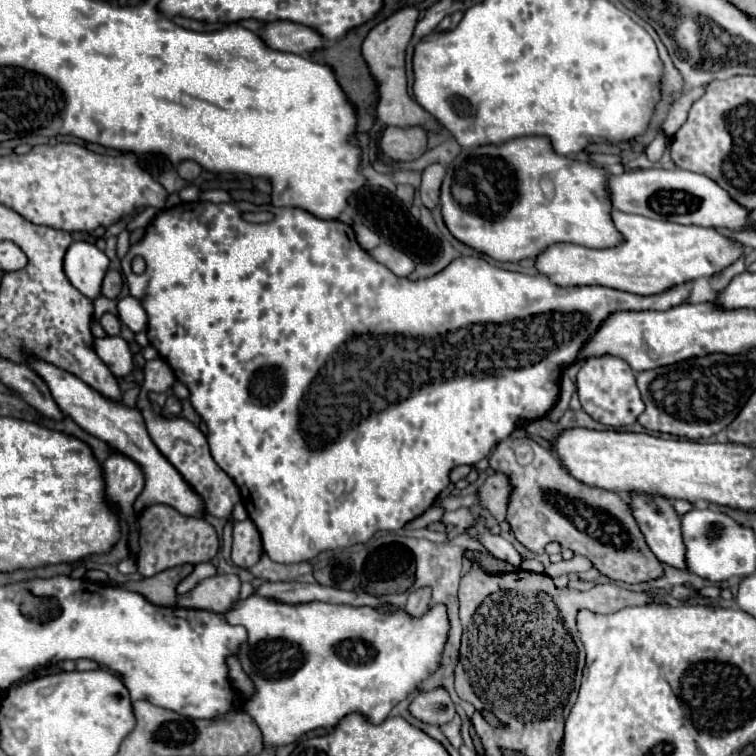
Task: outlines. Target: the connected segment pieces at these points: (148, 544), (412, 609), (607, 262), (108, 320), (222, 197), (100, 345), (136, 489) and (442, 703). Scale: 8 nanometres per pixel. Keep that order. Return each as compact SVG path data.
M153 505L147 507L139 519L141 535L139 535L139 559L137 569L143 577L153 577L165 569L177 567L181 563L203 563L211 561L217 555L219 541L215 529L203 517L185 517L169 505Z
M419 587L409 593L409 601L407 601L405 609L407 609L407 613L419 617L427 611L429 603L431 603L431 587Z
M613 209L613 221L615 221L615 227L623 233L625 243L621 243L613 249L587 249L587 247L579 247L573 243L551 245L545 253L541 253L537 257L537 265L535 265L537 271L547 275L551 281L555 281L557 285L563 285L563 287L603 285L603 287L611 287L611 289L629 291L635 295L657 295L675 285L683 285L683 283L699 279L699 277L713 277L745 255L745 247L741 243L719 233L717 229L705 229L705 227L697 227L697 225L675 225L669 221L655 221L655 219L649 219L643 215L619 213L617 209Z
M105 313L99 323L107 331L107 335L119 335L119 331L121 331L121 323L119 323L117 315L113 315L113 313Z
M223 189L207 191L207 193L203 193L203 195L201 195L201 199L203 199L203 201L211 201L211 203L227 203L227 201L231 201L229 193L227 193L227 191L223 191Z
M123 337L93 339L93 349L115 377L125 377L131 373L133 369L131 351Z
M115 451L103 463L103 477L105 477L107 499L119 507L123 521L131 519L133 503L145 487L145 477L141 467L127 455Z
M435 689L429 693L421 693L409 705L413 717L425 723L445 725L455 717L455 705L445 689Z

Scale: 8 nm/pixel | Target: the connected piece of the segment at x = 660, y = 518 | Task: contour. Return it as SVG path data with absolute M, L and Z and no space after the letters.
M629 493L627 503L631 507L631 515L637 521L645 543L649 545L649 549L653 551L653 555L663 561L669 563L677 569L685 569L685 549L683 549L683 539L681 539L681 517L677 515L673 501L657 495L657 493Z

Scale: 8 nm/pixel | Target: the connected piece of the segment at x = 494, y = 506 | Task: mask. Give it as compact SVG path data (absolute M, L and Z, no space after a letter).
M491 473L485 485L479 487L479 497L481 497L479 503L491 511L491 515L501 523L503 531L509 531L505 523L509 495L511 495L511 483L505 473Z

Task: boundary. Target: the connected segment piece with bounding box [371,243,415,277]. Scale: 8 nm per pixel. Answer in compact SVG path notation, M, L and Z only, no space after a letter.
M379 245L371 251L371 257L379 263L383 263L387 269L391 269L397 277L407 277L413 269L415 269L415 263L411 257L407 257L403 251L395 249L393 245Z

